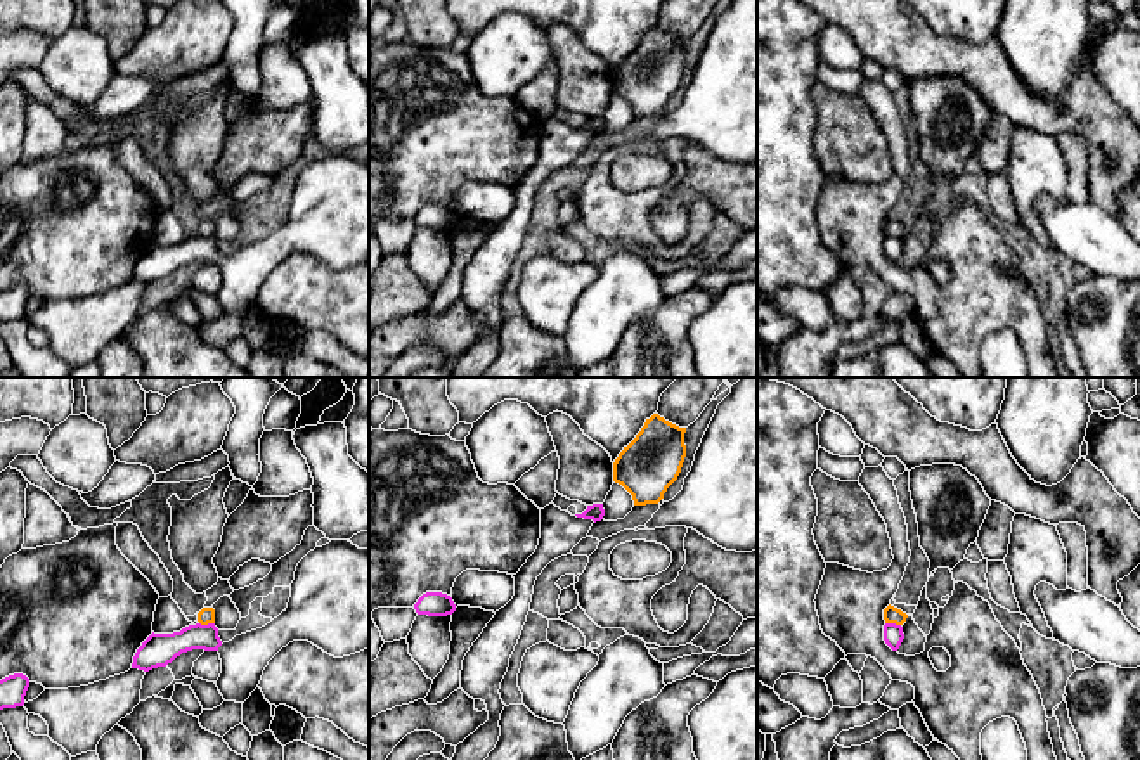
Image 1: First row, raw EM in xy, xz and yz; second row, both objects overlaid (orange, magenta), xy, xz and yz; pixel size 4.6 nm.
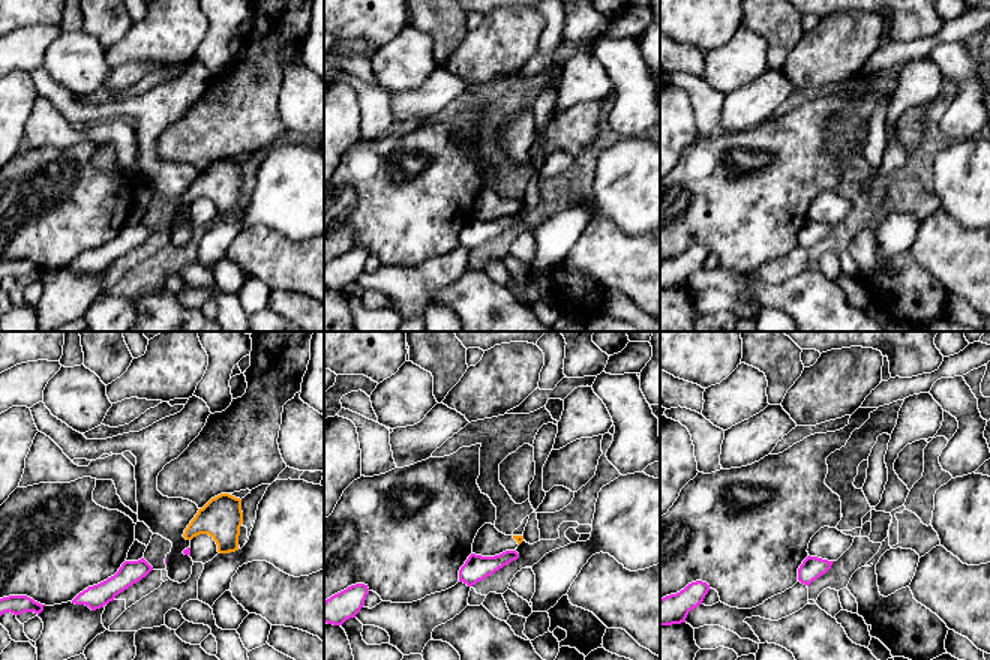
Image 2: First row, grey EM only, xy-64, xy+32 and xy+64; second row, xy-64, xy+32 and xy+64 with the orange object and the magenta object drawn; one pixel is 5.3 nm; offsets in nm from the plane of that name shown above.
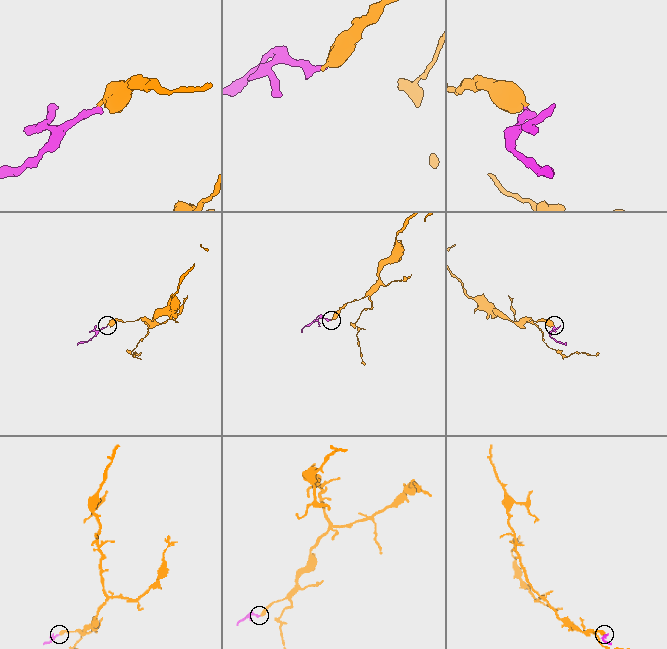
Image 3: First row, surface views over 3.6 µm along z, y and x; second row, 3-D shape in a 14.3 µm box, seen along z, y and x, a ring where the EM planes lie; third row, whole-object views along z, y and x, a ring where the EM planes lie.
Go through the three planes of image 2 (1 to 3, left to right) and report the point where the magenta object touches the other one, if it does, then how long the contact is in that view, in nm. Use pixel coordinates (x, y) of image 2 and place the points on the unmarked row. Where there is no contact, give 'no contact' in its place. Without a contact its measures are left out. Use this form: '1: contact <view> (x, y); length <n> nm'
1: no contact
2: no contact
3: no contact

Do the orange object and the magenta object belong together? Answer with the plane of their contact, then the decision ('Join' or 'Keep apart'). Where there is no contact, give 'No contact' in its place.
Touches orange in xy. Keep apart

